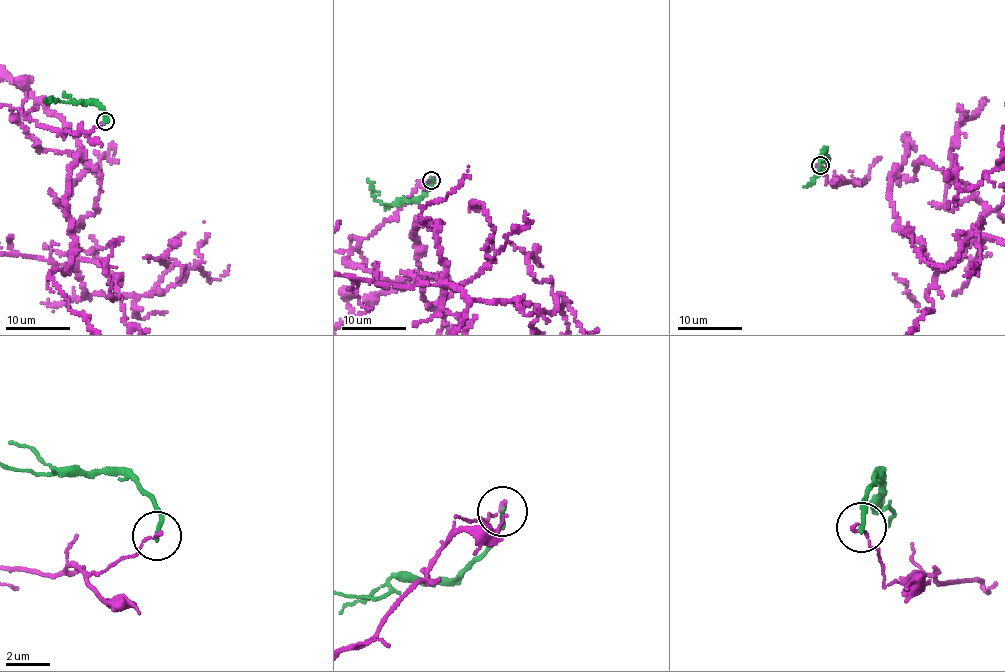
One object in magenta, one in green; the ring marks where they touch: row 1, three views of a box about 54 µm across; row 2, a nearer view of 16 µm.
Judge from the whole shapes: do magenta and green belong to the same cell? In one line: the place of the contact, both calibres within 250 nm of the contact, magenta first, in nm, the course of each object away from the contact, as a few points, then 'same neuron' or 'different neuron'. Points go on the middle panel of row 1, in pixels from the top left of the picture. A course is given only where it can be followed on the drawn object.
place (431, 180); calibres 160 and 200 nm; course green (431, 181), (428, 191), (417, 200), (402, 199), (394, 206), (377, 202), (367, 180); different neuron

